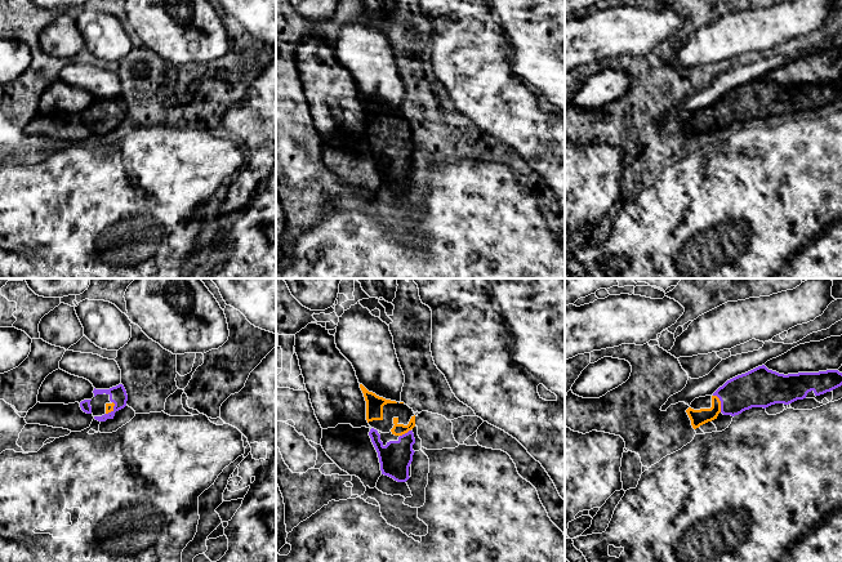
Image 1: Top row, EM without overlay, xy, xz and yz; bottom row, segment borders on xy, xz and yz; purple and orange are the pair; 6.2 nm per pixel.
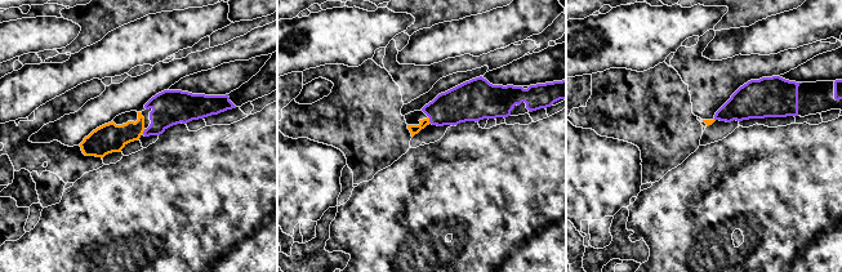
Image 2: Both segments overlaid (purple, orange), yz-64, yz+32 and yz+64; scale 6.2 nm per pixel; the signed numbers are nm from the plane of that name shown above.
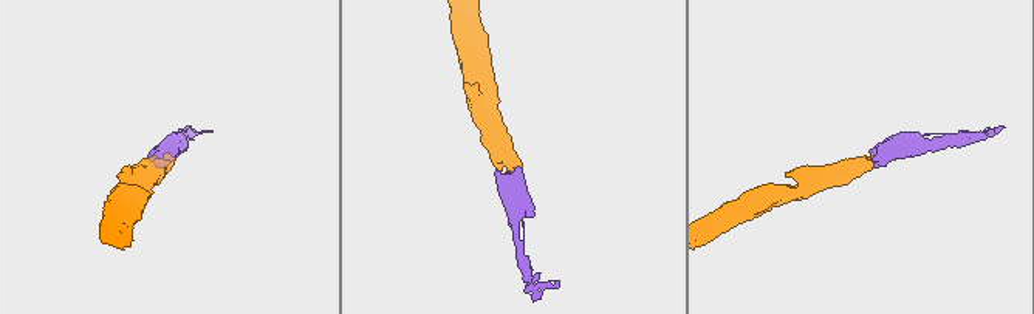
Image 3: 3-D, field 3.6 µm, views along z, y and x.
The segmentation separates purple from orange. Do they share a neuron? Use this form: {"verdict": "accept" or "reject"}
{"verdict": "accept"}

